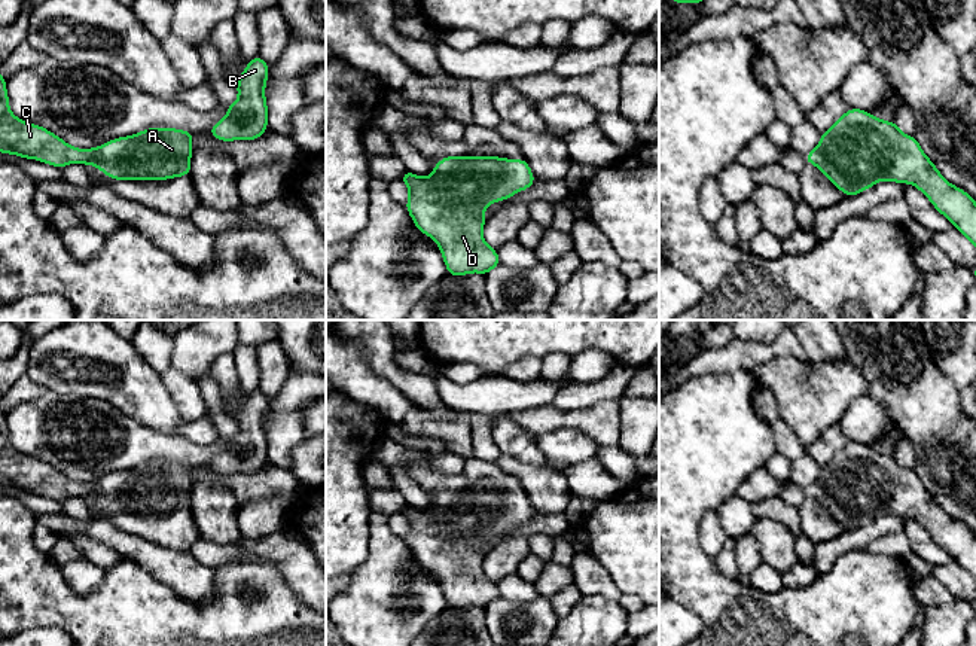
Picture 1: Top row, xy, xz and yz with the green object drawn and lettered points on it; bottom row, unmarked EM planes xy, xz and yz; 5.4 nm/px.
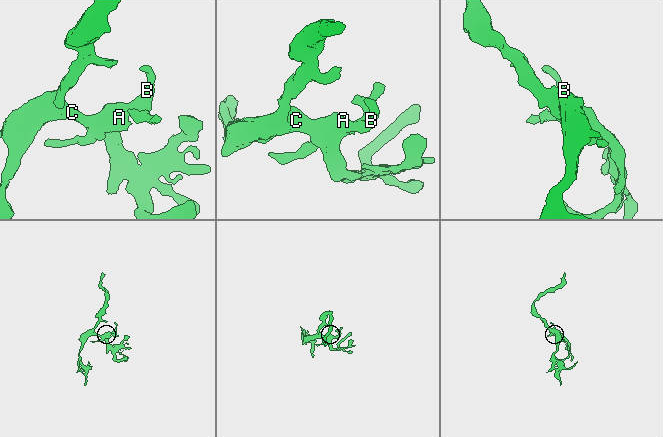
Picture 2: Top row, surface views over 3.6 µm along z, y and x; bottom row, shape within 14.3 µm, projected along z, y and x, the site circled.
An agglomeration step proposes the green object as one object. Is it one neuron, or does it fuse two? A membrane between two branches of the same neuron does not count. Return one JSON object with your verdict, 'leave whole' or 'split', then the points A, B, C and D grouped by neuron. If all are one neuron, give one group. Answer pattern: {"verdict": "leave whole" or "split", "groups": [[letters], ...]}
{"verdict": "leave whole", "groups": [["A", "B", "C", "D"]]}

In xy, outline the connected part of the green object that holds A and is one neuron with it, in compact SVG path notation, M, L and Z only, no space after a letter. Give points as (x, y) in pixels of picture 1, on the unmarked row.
M0 408L0 485L62 502L73 496L95 499L112 514L167 514L190 509L193 466L147 461L103 479L77 482L49 463L18 452L9 442L6 412Z

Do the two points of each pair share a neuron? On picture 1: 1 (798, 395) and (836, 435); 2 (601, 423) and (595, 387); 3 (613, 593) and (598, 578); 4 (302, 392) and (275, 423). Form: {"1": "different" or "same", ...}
{"1": "different", "2": "different", "3": "same", "4": "same"}

